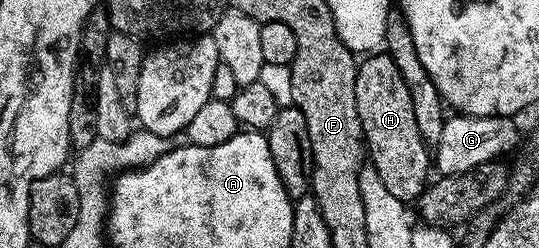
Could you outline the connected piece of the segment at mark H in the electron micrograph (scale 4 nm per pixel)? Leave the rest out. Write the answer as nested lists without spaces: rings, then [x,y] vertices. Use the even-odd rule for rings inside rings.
[[[371,53],[364,59],[355,72],[355,96],[370,162],[393,197],[415,201],[429,183],[429,148],[417,129],[417,117],[413,117],[413,97],[409,97],[405,80],[390,55]]]

